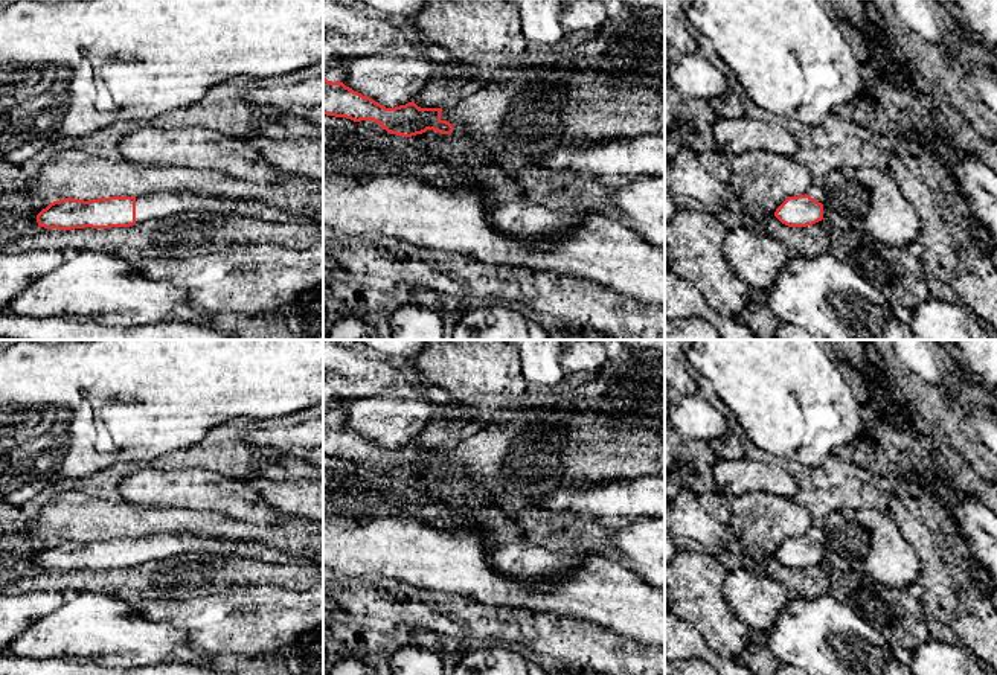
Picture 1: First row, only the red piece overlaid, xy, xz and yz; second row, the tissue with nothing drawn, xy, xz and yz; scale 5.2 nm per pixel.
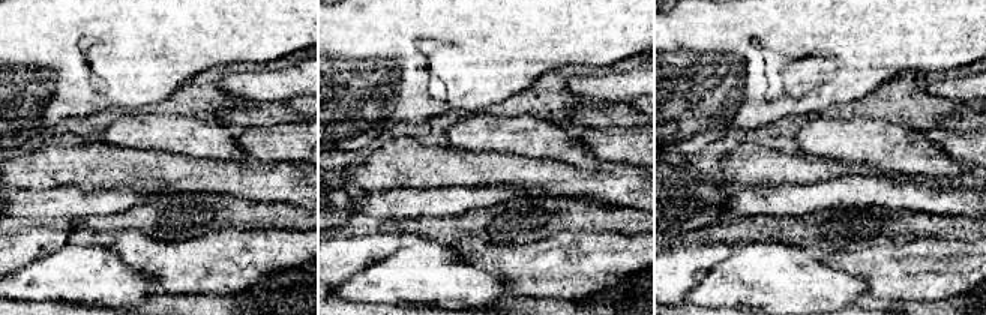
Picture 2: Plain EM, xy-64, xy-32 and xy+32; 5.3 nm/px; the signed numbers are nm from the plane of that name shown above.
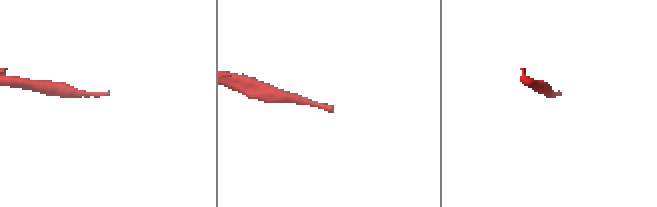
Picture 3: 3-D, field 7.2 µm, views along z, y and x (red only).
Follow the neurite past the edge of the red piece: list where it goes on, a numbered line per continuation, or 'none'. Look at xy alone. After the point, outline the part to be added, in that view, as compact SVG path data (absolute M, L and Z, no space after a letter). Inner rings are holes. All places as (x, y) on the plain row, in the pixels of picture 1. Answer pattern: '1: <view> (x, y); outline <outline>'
1: xy (154, 547); outline M162 533L136 538L136 565L188 553L218 555L221 558L248 558L268 564L311 562L299 553L268 547L262 542L233 542L200 533Z

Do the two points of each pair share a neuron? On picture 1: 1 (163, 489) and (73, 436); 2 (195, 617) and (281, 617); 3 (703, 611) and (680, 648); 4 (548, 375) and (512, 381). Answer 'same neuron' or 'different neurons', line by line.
1: different neurons
2: same neuron
3: different neurons
4: different neurons

